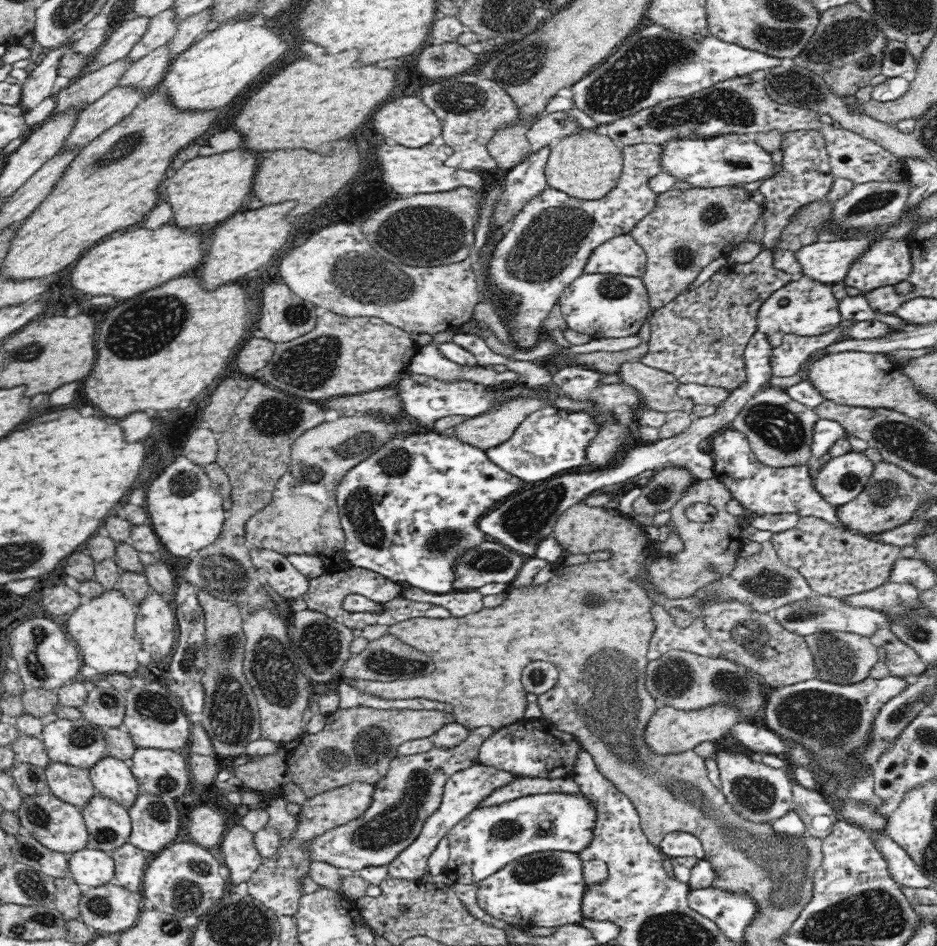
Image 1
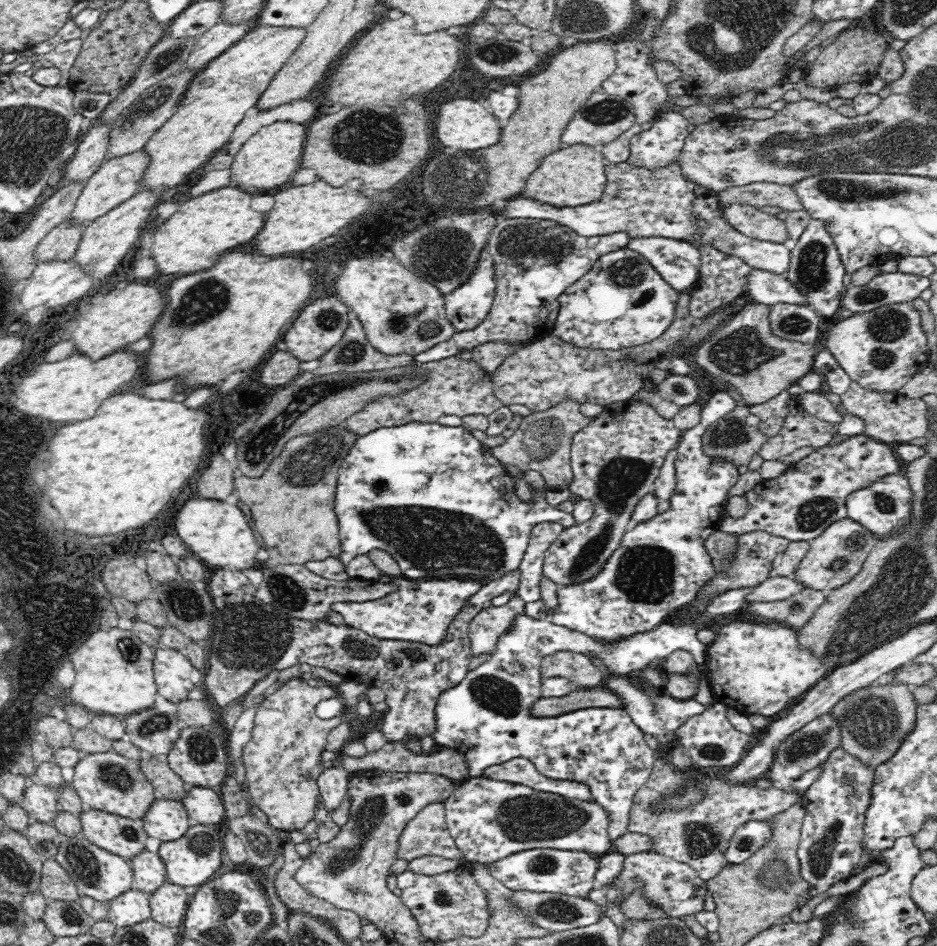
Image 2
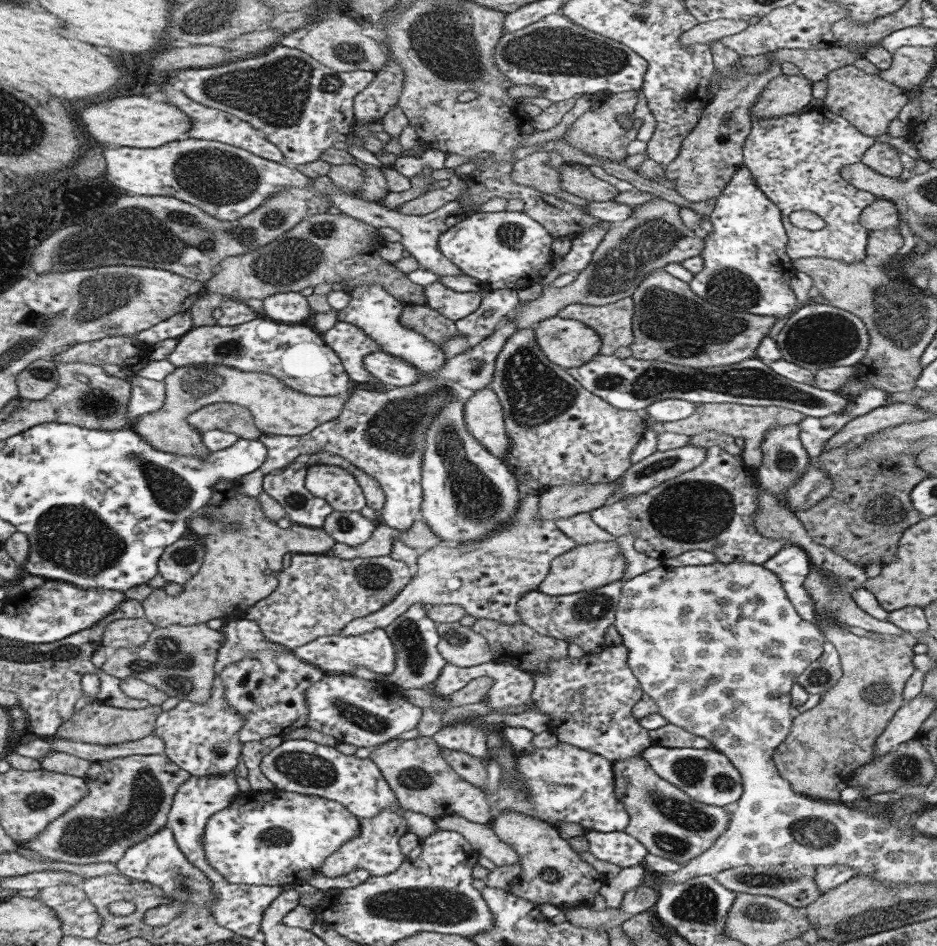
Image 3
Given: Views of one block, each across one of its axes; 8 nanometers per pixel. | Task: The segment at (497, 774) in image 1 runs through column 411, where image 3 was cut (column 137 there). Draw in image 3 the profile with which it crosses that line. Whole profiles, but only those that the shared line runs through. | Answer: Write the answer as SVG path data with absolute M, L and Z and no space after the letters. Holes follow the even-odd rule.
M168 826L149 836L142 843L127 849L123 858L115 865L121 874L130 879L152 884L162 891L166 898L172 898L168 903L158 905L144 913L144 922L148 926L164 926L172 922L180 912L184 912L184 906L188 904L208 909L217 897L213 892L211 881L180 851Z

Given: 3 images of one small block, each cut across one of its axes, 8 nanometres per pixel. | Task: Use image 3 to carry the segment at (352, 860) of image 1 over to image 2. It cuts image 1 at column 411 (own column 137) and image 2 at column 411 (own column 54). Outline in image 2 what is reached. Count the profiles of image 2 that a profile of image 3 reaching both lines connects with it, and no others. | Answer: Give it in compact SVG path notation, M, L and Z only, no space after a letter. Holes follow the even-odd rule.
M445 803L427 804L404 828L398 842L398 859L412 860L422 856L436 856L466 864L464 855L456 847L445 820Z

